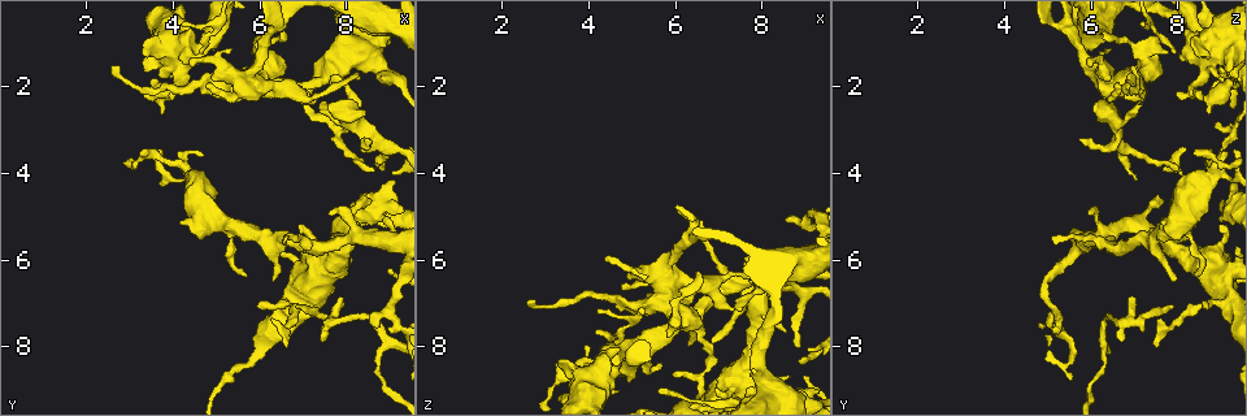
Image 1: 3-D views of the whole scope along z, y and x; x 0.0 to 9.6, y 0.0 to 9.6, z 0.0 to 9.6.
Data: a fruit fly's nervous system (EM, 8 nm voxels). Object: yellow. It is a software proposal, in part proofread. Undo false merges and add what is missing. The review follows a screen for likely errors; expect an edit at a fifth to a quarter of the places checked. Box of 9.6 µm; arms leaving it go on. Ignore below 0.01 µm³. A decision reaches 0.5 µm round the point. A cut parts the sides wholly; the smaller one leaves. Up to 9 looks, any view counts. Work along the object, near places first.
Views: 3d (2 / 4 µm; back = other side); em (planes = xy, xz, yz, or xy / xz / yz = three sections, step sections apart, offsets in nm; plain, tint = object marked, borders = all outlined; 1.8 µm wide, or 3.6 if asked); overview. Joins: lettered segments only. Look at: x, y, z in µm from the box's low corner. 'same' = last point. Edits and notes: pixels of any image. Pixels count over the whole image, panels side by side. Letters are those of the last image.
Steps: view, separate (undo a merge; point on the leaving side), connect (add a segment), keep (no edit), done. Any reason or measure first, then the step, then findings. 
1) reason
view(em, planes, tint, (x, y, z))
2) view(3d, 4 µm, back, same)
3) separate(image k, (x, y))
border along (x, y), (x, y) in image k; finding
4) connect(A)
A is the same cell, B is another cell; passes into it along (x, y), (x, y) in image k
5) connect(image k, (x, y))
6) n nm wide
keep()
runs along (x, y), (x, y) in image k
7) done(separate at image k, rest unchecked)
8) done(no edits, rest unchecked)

thin arm on a thick one
view(3d, 4 µm, (4.40, 4.15, 8.70))

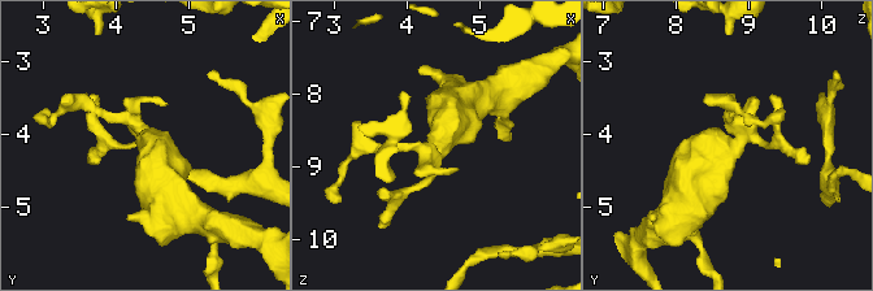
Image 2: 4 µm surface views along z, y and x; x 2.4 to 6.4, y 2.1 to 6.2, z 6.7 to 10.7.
now the EM
view(em, 3.6 µm, planes, plain, (4.35, 4.10, 8.70))

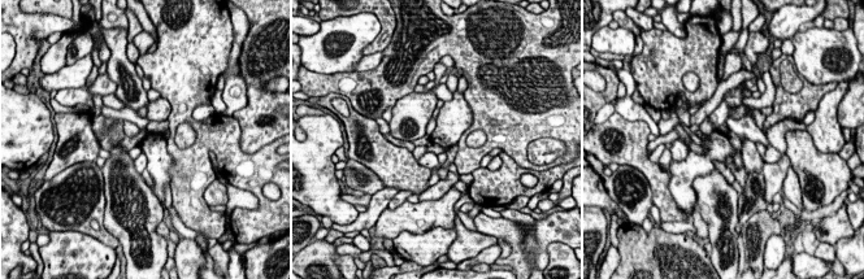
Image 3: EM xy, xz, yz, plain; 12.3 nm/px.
what lies round it
view(em, 3.6 µm, planes, borders, same)

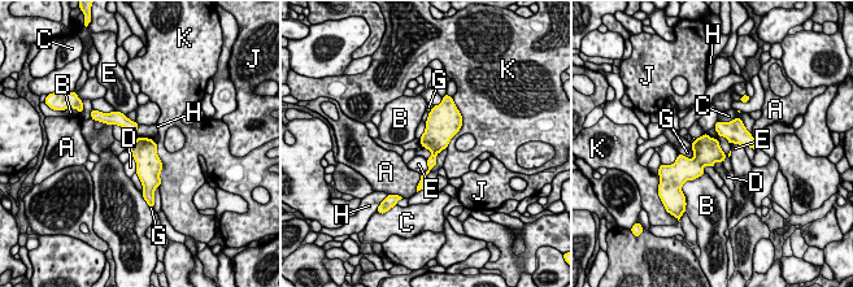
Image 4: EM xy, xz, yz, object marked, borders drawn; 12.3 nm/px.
keep()
A, B, C, D, E, G, H, J and K are other cells; border along (138, 137), (151, 139) in image 4; continuous, no second neuron

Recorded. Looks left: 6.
two arms at a narrow angle
view(3d, 4 µm, (7.50, 7.85, 6.75))

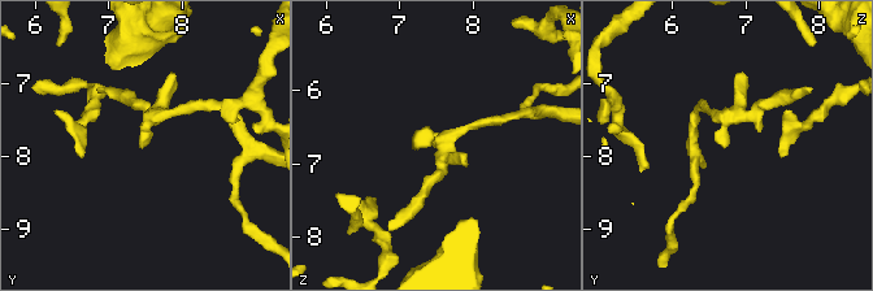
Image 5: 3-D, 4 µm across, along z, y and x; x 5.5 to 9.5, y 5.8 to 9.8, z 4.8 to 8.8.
now the EM
view(em, xz, step 16, tint, (7.50, 7.90, 6.75))

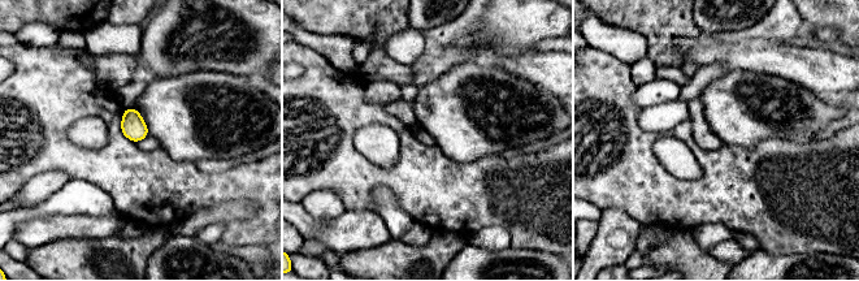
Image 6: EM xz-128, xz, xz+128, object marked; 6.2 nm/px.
see the neighbours
view(em, xz, step 16, borders, same)

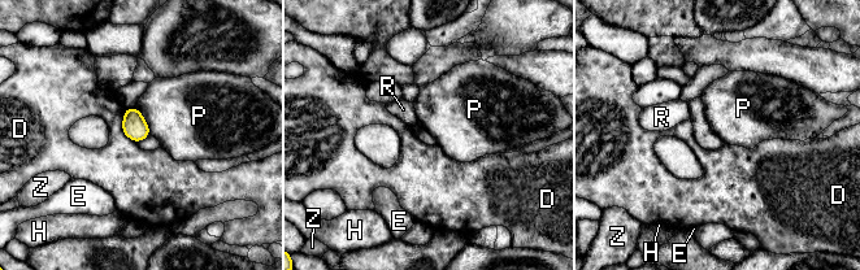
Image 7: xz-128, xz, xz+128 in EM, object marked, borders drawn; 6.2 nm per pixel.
keep()
D, E, H, P, R and Z are other cells; border along (134, 107), (143, 117), (151, 134) in image 7; none of them fits

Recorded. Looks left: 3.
branch stops here
view(3d, 4 µm, (8.60, 3.85, 8.70))

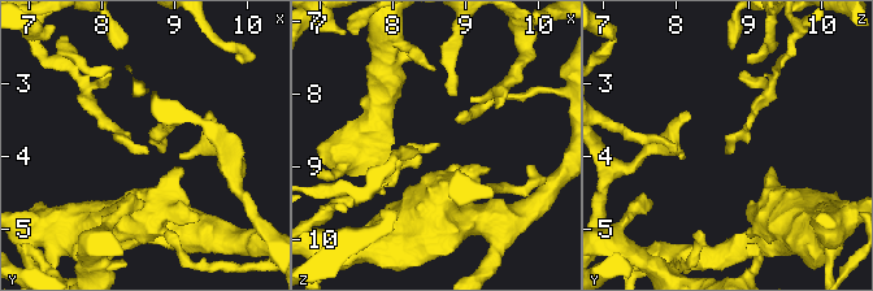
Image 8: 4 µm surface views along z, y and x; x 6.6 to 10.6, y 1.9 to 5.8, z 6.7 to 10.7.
need the tissue
view(em, planes, plain, (8.60, 3.85, 8.70))

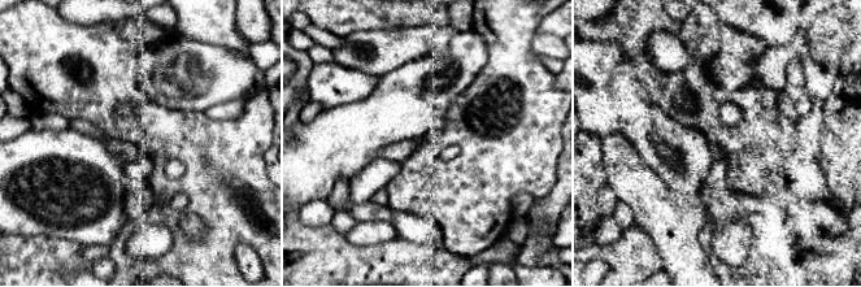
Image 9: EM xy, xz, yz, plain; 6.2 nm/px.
see the neighbours
view(em, planes, borders, same)

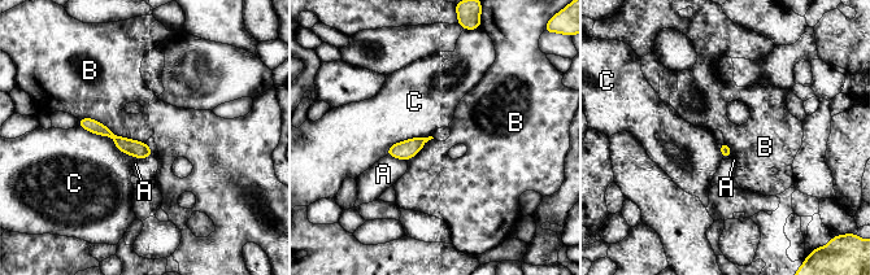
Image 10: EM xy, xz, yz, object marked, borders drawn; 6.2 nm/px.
70 nm wide
keep()
A, B and C are other cells; runs along (81, 122), (148, 153) in image 10; no lettered segment goes on from it

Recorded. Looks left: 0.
done(no edits, rest unchecked)

